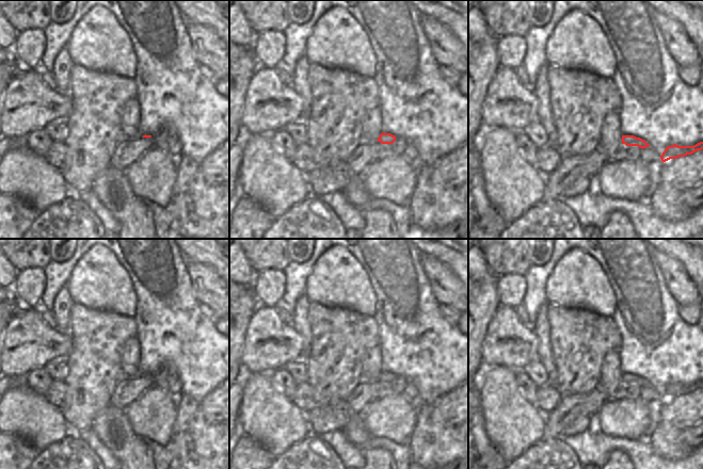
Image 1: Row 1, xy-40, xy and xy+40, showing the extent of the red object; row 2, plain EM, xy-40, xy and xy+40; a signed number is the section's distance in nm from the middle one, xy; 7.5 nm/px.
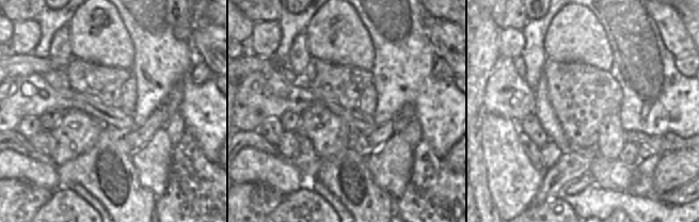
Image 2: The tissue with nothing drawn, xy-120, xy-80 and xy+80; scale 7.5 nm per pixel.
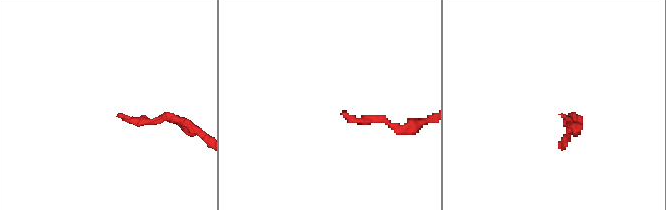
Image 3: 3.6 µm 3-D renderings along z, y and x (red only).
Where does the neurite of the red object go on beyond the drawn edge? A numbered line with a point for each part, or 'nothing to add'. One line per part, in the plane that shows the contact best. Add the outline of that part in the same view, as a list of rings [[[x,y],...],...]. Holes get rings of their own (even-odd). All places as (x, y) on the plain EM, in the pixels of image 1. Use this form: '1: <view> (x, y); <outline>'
1: xy-40 (129, 372); [[[123,365],[123,381],[132,381],[141,377],[145,372],[140,371],[134,366]]]

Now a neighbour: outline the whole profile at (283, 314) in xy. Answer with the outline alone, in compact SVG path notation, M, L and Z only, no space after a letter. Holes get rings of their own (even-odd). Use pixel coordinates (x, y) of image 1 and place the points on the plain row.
M282 306L276 307L276 311L278 313L278 318L286 325L293 325L293 314L290 314L285 308Z

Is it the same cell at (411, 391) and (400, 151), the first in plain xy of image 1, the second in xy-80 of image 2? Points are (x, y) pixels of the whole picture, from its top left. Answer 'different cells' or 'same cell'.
different cells

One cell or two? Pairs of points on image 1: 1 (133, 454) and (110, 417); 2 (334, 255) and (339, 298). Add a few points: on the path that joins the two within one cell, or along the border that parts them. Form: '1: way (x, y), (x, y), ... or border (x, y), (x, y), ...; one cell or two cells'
1: way (125, 445), (112, 426); one cell
2: way (336, 265), (339, 288); one cell

